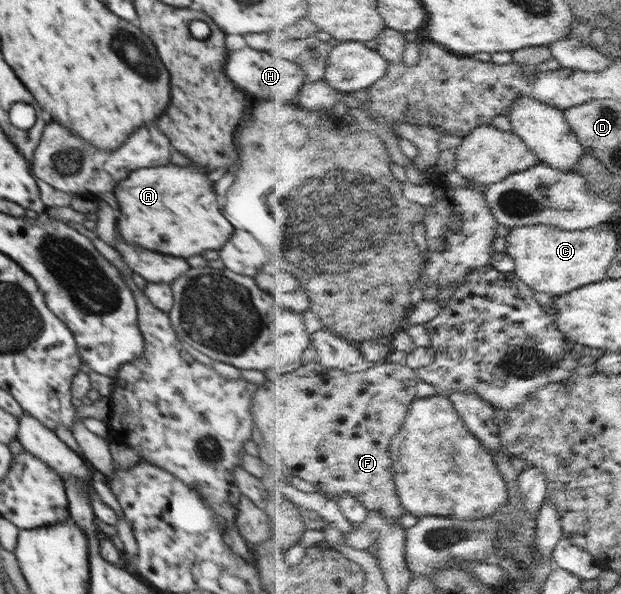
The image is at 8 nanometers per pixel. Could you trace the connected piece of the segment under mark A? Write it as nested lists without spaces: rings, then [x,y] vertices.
[[[167,164],[133,170],[112,193],[121,206],[119,234],[127,242],[141,244],[149,250],[187,258],[203,250],[219,250],[233,234],[233,226],[217,212],[219,204],[213,182],[193,166]]]

